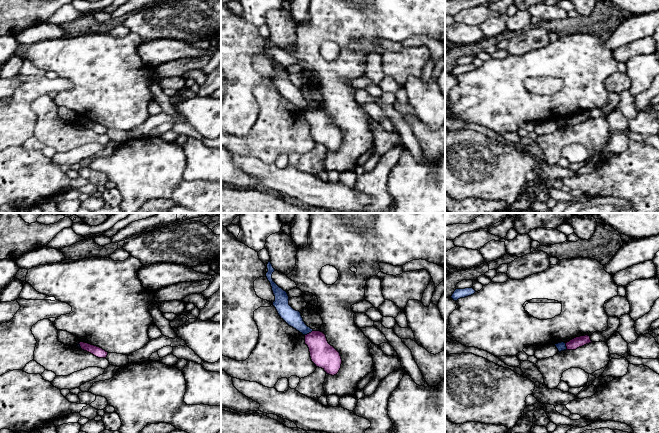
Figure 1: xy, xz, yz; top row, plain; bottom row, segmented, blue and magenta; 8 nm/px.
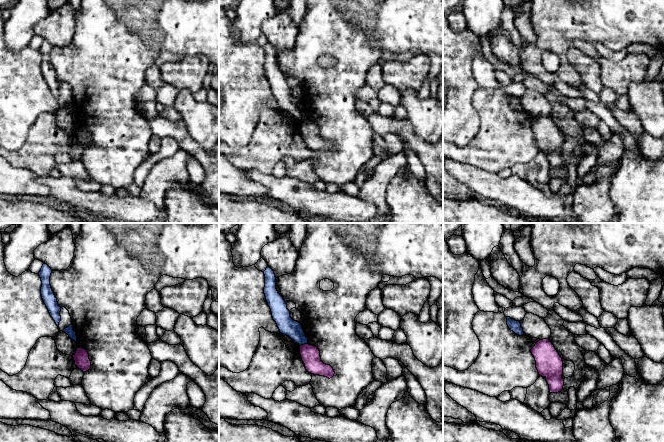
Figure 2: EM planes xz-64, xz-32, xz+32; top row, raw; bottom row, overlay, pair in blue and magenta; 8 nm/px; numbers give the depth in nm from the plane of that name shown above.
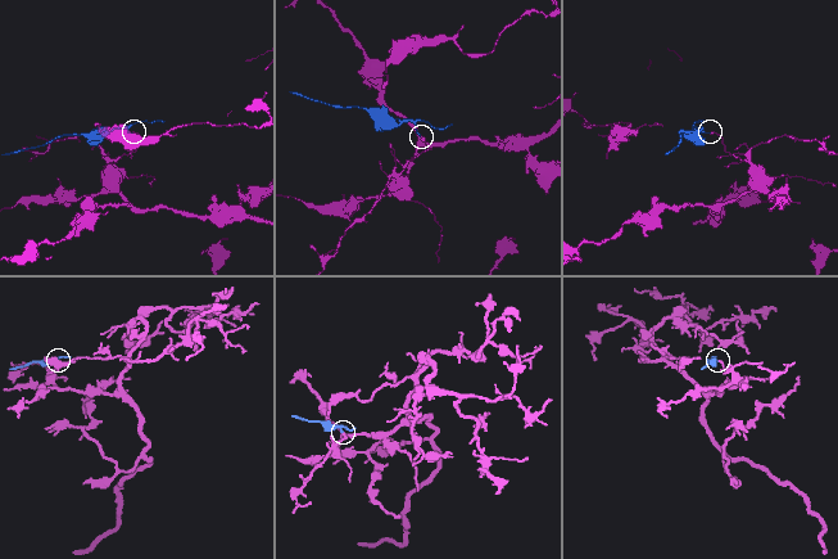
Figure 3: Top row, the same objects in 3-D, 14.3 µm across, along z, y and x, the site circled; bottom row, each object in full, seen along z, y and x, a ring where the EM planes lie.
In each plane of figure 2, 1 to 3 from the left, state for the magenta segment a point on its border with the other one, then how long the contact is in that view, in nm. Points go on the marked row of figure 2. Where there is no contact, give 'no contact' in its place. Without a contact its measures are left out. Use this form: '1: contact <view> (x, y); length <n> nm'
1: no contact
2: contact xz-32 (303, 344); length 60 nm
3: no contact

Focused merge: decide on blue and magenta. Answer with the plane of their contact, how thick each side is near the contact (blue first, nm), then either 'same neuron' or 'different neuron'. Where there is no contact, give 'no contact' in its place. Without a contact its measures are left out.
contact in xz; calibres 140 and 200 nm; different neuron

